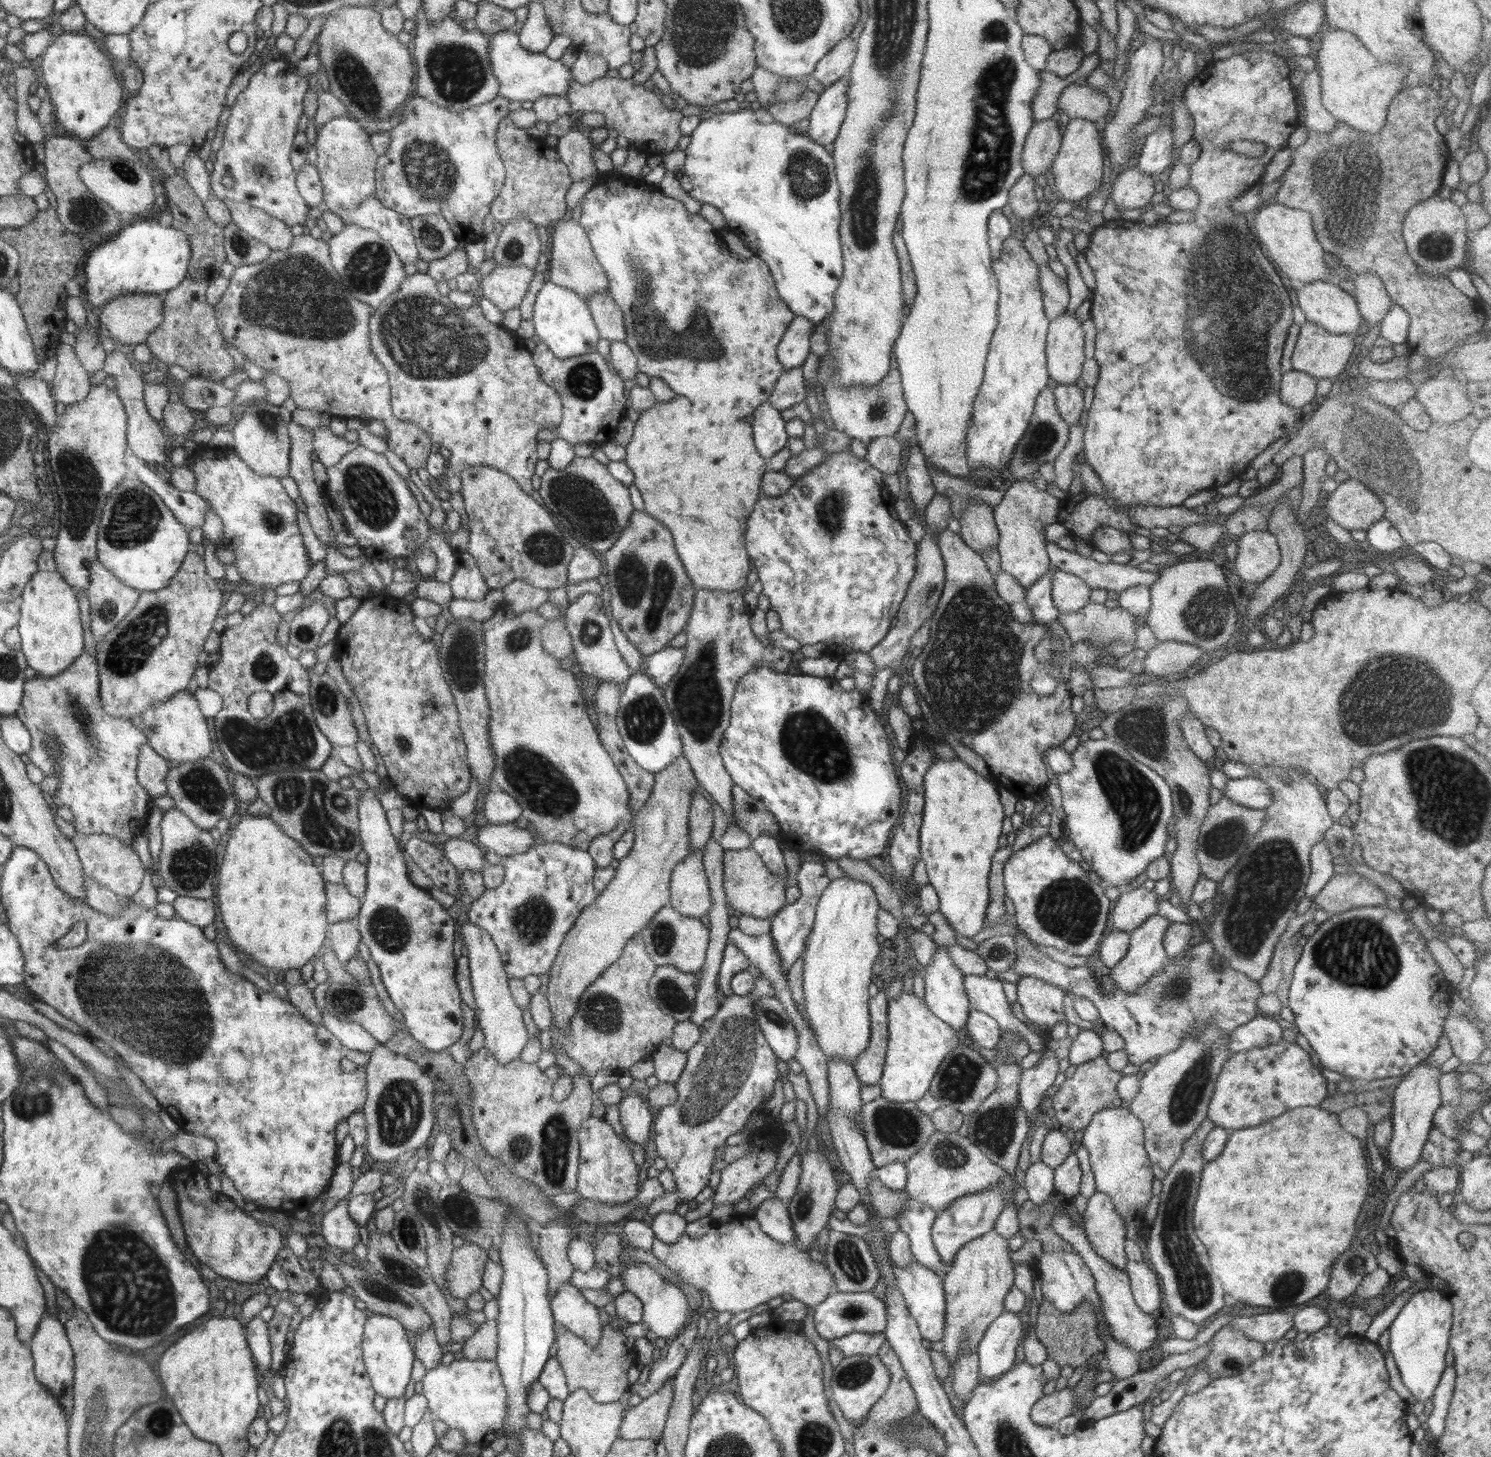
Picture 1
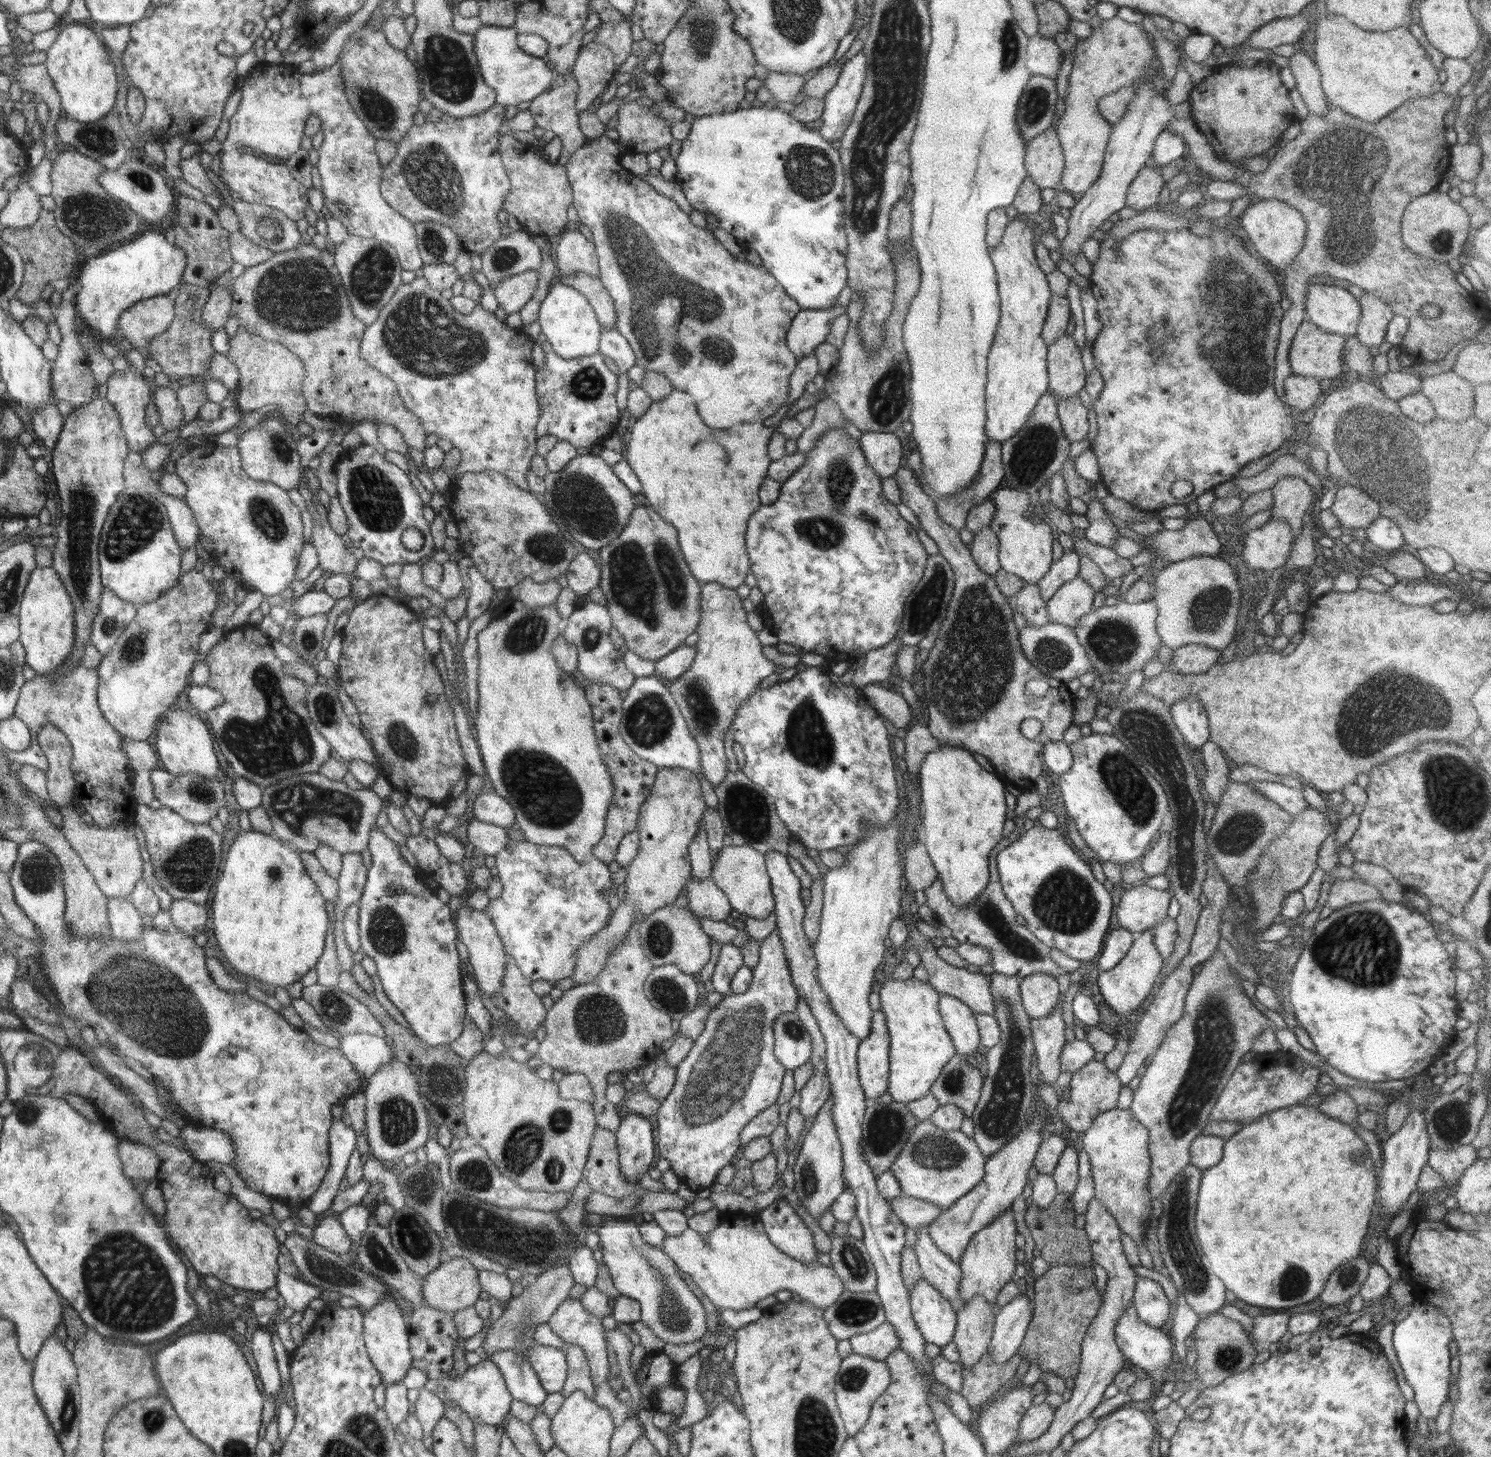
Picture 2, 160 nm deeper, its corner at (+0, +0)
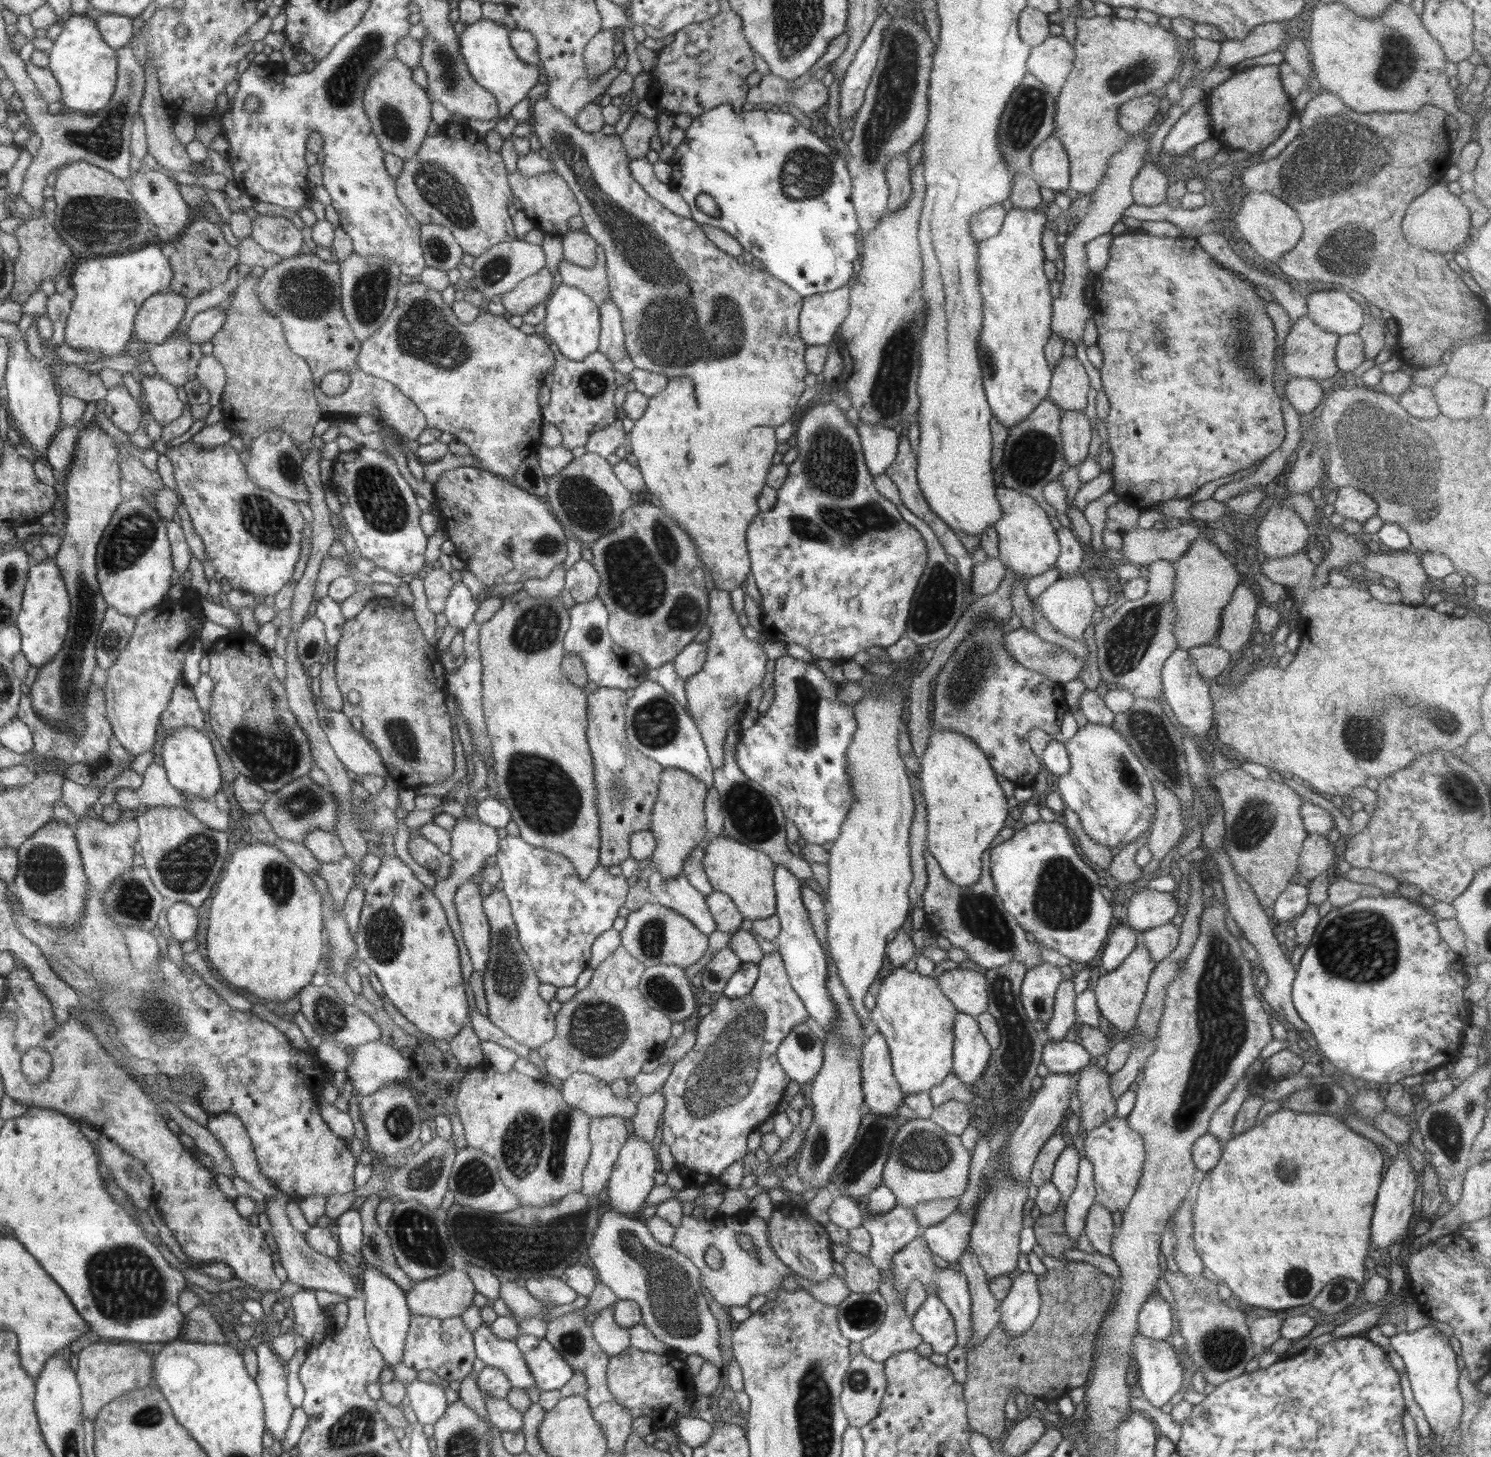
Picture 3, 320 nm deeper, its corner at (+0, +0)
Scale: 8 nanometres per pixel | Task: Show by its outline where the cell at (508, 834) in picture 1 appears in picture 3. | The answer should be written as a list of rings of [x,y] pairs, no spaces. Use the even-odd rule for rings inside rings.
[[[466,817],[457,818],[456,824],[452,828],[452,831],[449,832],[451,836],[451,849],[448,853],[453,862],[452,872],[448,875],[448,878],[437,881],[435,886],[431,889],[431,892],[441,902],[447,916],[448,924],[453,930],[454,939],[456,939],[456,945],[458,945],[458,953],[460,953],[459,957],[460,965],[462,966],[462,979],[464,980],[464,983],[467,982],[468,984],[474,970],[468,949],[466,948],[461,935],[461,926],[454,904],[454,896],[460,885],[467,881],[472,881],[474,874],[478,874],[484,869],[483,866],[486,866],[486,863],[484,862],[486,858],[488,858],[488,856],[494,856],[494,854],[498,852],[500,838],[498,837],[496,830],[497,828],[480,821],[472,821]]]

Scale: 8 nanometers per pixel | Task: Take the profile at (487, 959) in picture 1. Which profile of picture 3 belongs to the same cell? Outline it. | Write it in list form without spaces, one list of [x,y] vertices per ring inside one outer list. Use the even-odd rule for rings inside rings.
[[[473,881],[460,885],[454,896],[454,904],[473,970],[485,971],[490,956],[490,925],[483,911],[480,885]]]

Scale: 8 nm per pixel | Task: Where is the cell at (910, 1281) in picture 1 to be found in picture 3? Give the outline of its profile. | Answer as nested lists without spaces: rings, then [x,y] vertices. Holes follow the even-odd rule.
[[[927,1294],[926,1300],[911,1318],[914,1330],[936,1354],[948,1354],[957,1345],[955,1322],[938,1294]]]

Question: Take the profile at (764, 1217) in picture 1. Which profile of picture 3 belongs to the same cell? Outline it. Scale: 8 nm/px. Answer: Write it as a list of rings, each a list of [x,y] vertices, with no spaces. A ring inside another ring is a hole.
[[[789,1205],[776,1207],[768,1220],[767,1230],[771,1248],[796,1275],[820,1282],[834,1273],[830,1238],[823,1226],[815,1222],[803,1208]]]

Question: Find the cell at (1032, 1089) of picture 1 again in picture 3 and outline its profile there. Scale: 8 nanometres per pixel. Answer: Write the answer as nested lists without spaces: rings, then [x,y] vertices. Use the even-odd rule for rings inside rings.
[[[1072,979],[1061,980],[1055,994],[1053,1015],[1048,1026],[1042,1032],[1046,1041],[1059,1041],[1064,1039],[1070,1028],[1076,1026],[1077,1014],[1075,1011],[1074,982]]]

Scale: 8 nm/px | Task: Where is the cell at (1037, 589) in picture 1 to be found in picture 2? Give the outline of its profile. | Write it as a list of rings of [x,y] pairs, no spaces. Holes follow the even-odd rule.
[[[1064,550],[1059,561],[1051,564],[1050,570],[1037,582],[1042,593],[1042,598],[1046,601],[1062,586],[1065,582],[1070,582],[1079,576],[1080,556],[1075,551]]]

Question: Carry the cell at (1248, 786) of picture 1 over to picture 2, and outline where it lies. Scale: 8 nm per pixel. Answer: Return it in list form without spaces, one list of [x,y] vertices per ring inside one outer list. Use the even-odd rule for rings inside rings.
[[[1273,781],[1246,782],[1250,788],[1254,787],[1267,799],[1273,800],[1288,814],[1300,814],[1309,804],[1302,795],[1302,790],[1288,787],[1283,783]]]

